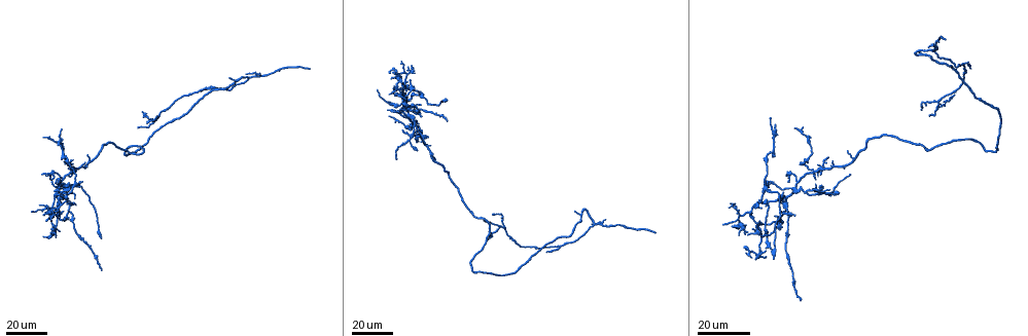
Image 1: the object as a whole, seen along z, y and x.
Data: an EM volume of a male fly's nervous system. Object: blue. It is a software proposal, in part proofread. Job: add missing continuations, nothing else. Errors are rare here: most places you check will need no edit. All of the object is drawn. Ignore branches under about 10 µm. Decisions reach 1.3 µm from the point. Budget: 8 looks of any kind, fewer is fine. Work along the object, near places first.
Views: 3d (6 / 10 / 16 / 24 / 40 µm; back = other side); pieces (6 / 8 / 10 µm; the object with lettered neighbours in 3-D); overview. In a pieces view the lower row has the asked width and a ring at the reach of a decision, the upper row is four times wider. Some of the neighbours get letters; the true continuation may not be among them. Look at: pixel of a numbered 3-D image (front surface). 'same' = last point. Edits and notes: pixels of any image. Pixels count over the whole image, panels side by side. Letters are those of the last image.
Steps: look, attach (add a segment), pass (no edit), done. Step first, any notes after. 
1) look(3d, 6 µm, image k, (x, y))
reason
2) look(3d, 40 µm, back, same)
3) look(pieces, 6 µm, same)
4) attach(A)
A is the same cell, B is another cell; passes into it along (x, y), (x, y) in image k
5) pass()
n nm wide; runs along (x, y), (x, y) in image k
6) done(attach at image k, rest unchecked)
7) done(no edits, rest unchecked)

look(3d, 40 µm, image 1, (654, 232))
free end

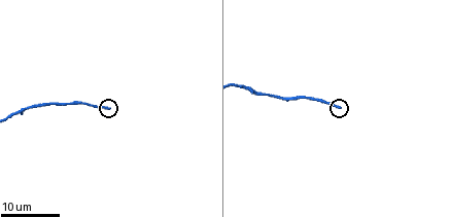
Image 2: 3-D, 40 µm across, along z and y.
look(pieces, 10 µm, image 2, (338, 107))

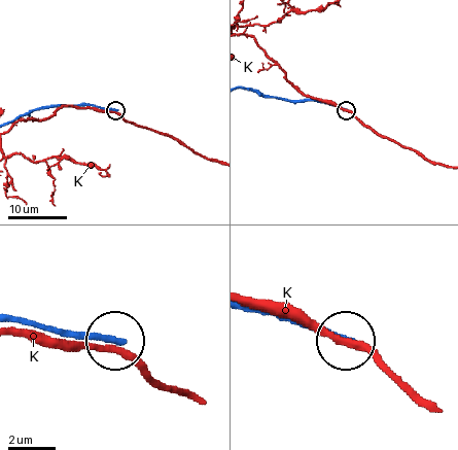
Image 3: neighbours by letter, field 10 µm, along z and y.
pass()
240 nm wide; K is another cell; runs along (19, 322), (110, 339) in image 3; none of them fits

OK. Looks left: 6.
look(3d, 40 µm, image 1, (953, 96))
end of a long branch

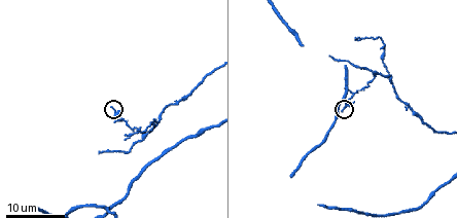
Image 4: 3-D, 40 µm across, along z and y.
look(pieces, 10 µm, image 4, (341, 111))
see the neighbours

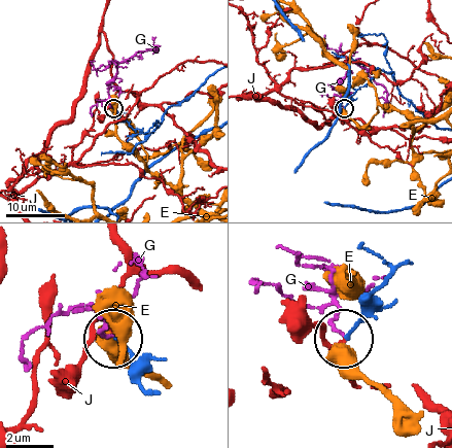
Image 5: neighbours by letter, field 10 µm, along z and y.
pass()
E, G and J are other cells; runs along (397, 265), (375, 288), (367, 311), (345, 339) in image 5; no lettered segment goes on from it

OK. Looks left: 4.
look(3d, 24 µm, image 1, (447, 121))
free end

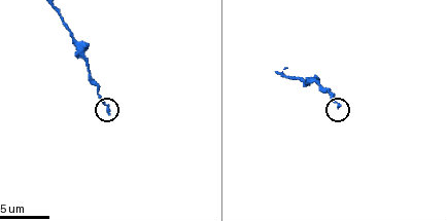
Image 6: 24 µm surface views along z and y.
look(pieces, 8 µm, image 6, (109, 114))
see the neighbours

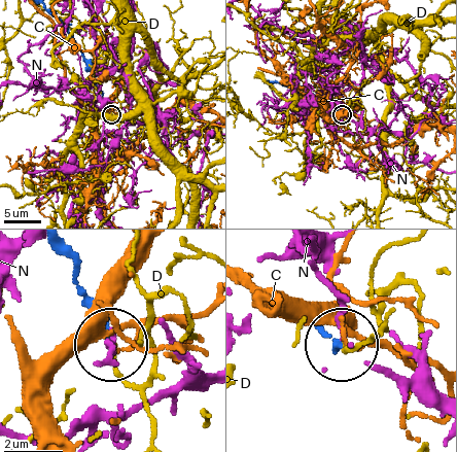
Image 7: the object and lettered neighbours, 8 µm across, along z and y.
pass()
C, D and N are other cells; none of them fits

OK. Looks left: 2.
look(3d, 40 µm, image 1, (47, 219))
branch stops here

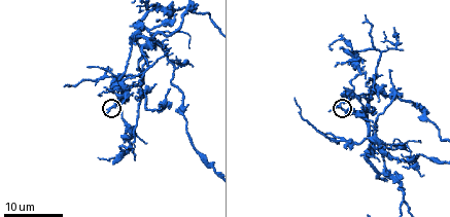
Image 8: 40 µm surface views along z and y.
look(pieces, 8 µm, image 8, (107, 111))

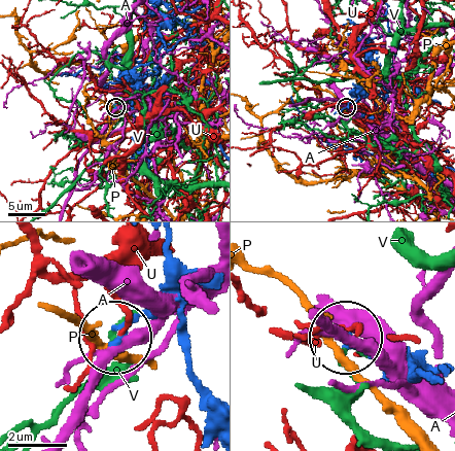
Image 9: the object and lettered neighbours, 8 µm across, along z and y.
pass()
A, P, U and V are other cells; runs along (166, 245), (163, 282), (116, 339) in image 9; none of them fits

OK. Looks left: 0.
done(no edits, rest unchecked)

